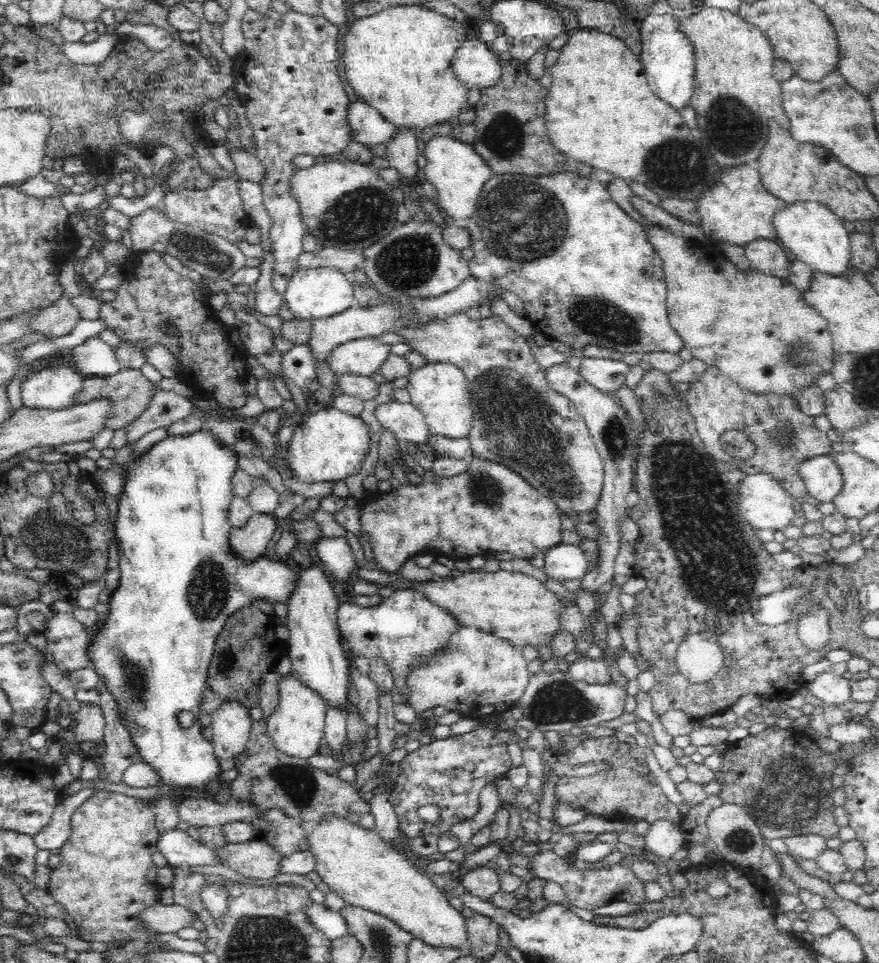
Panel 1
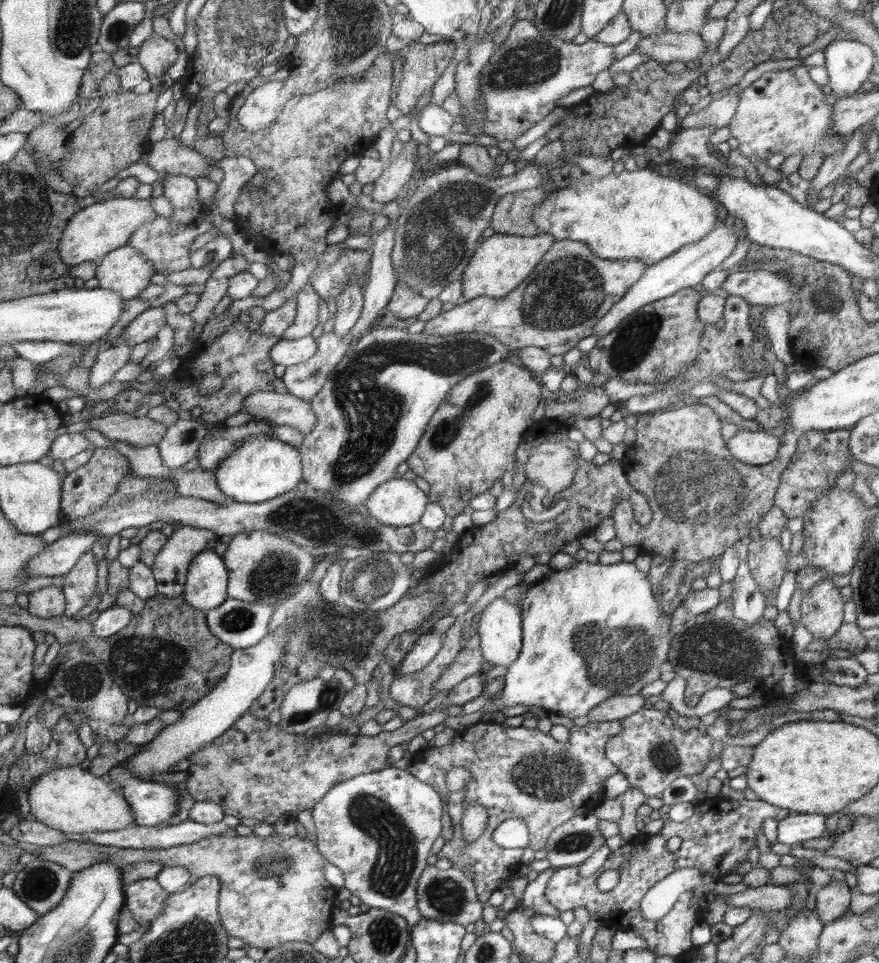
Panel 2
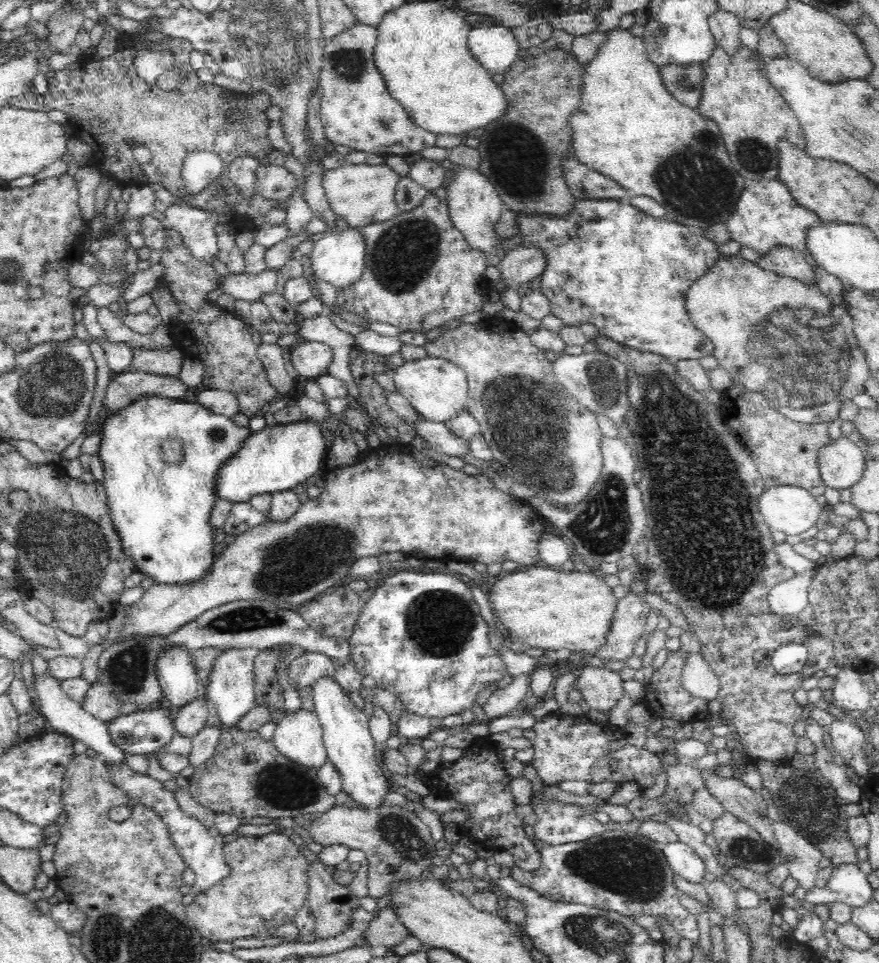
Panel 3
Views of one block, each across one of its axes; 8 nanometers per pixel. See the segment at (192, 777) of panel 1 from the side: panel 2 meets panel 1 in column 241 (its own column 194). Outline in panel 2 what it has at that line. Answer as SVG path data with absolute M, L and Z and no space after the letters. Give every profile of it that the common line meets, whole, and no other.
M212 545L198 553L192 562L185 581L182 596L190 606L198 610L214 610L225 604L226 582L229 582L228 567L222 556L214 552Z

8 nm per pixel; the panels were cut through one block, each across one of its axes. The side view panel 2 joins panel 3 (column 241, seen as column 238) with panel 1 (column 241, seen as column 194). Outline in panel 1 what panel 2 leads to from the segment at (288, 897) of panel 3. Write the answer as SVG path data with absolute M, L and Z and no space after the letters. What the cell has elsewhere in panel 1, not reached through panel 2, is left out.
M250 840L244 844L226 843L215 849L221 862L228 864L244 876L274 878L280 870L283 855L262 840Z

